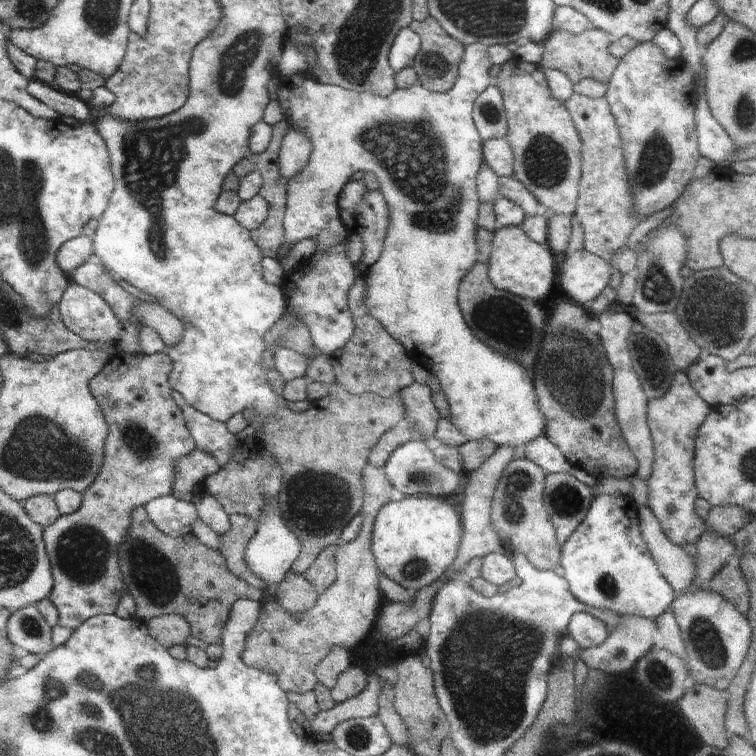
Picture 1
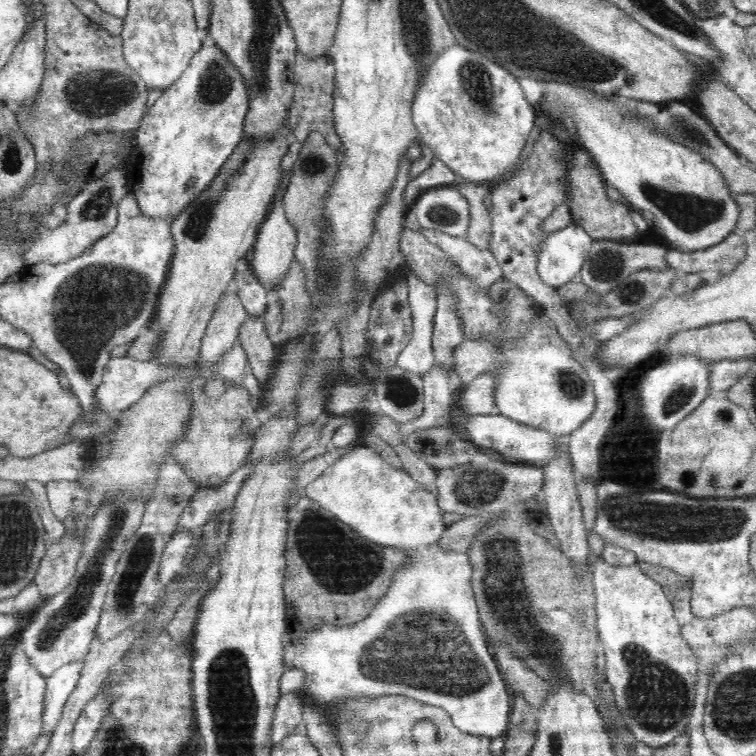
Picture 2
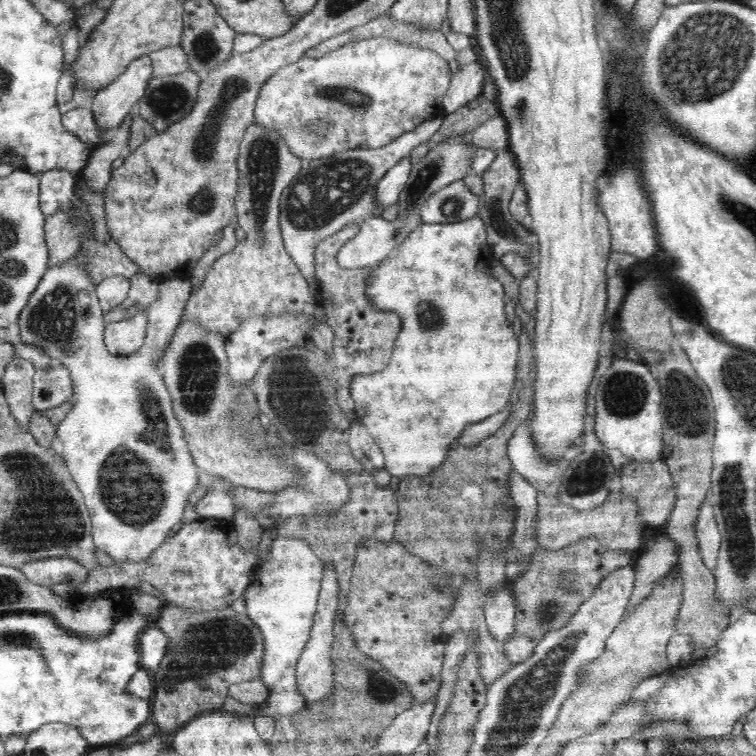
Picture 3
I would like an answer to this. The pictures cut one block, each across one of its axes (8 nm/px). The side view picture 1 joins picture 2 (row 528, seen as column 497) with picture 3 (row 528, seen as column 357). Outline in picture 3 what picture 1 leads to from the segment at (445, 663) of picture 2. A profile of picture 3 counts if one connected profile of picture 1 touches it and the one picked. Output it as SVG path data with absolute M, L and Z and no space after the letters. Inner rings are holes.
M80 251L70 260L62 263L62 266L54 266L54 268L50 268L50 270L47 271L47 274L44 274L40 285L31 295L28 305L21 311L17 322L20 327L20 334L17 338L18 342L34 345L42 349L48 356L51 356L52 359L57 359L69 369L73 382L73 396L76 396L76 404L72 406L71 412L66 414L64 420L57 426L57 431L54 440L51 442L51 446L56 453L64 457L72 478L74 478L75 483L78 484L78 488L80 488L80 492L83 494L85 505L90 511L91 525L93 526L93 544L95 548L109 554L114 561L140 562L147 559L154 550L157 550L167 538L172 535L176 524L180 522L185 511L184 508L187 507L189 498L196 488L196 485L200 482L200 476L203 474L198 466L195 465L193 456L188 450L188 443L184 438L183 428L174 415L171 394L164 382L160 368L161 359L166 349L168 349L168 346L170 346L174 334L180 327L182 316L185 314L186 304L191 298L192 292L193 285L188 279L168 279L164 281L160 285L160 296L158 296L156 302L145 311L148 317L148 328L146 328L146 338L143 346L136 350L136 352L132 352L132 354L114 355L110 353L105 346L103 333L105 332L107 324L102 321L105 313L101 310L96 286L93 284L89 270L87 270L86 255Z

